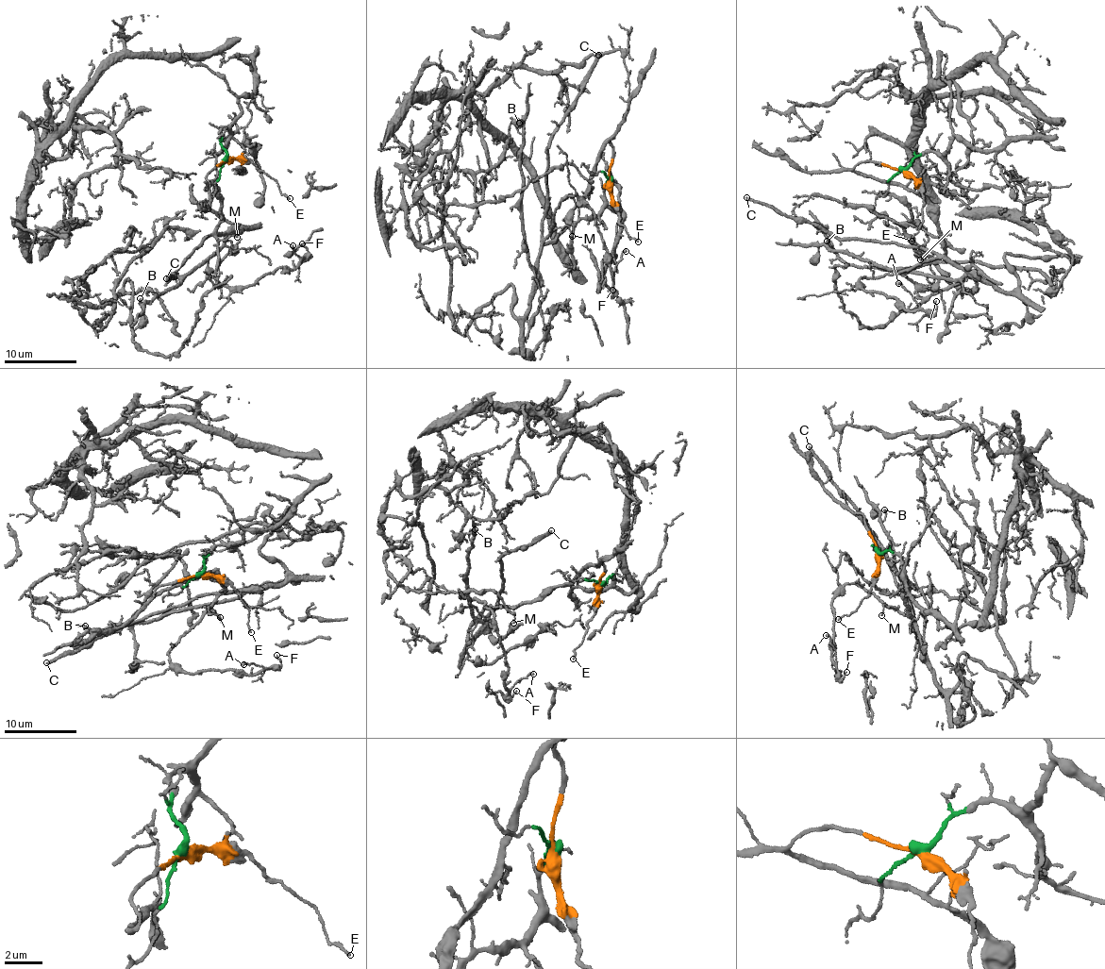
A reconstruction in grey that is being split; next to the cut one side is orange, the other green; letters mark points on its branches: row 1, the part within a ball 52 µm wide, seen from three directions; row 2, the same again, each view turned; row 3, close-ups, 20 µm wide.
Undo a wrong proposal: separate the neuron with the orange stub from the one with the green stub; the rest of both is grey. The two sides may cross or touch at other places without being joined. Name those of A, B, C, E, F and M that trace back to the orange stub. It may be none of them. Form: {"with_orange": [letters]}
{"with_orange": ["A", "B", "C", "E", "F", "M"]}

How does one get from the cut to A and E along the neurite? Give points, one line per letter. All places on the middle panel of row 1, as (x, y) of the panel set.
A: (609, 182), (613, 139), (565, 226), (544, 238), (569, 195), (595, 215), (611, 276), (627, 250)
E: (609, 182), (619, 219), (629, 238), (638, 241)

